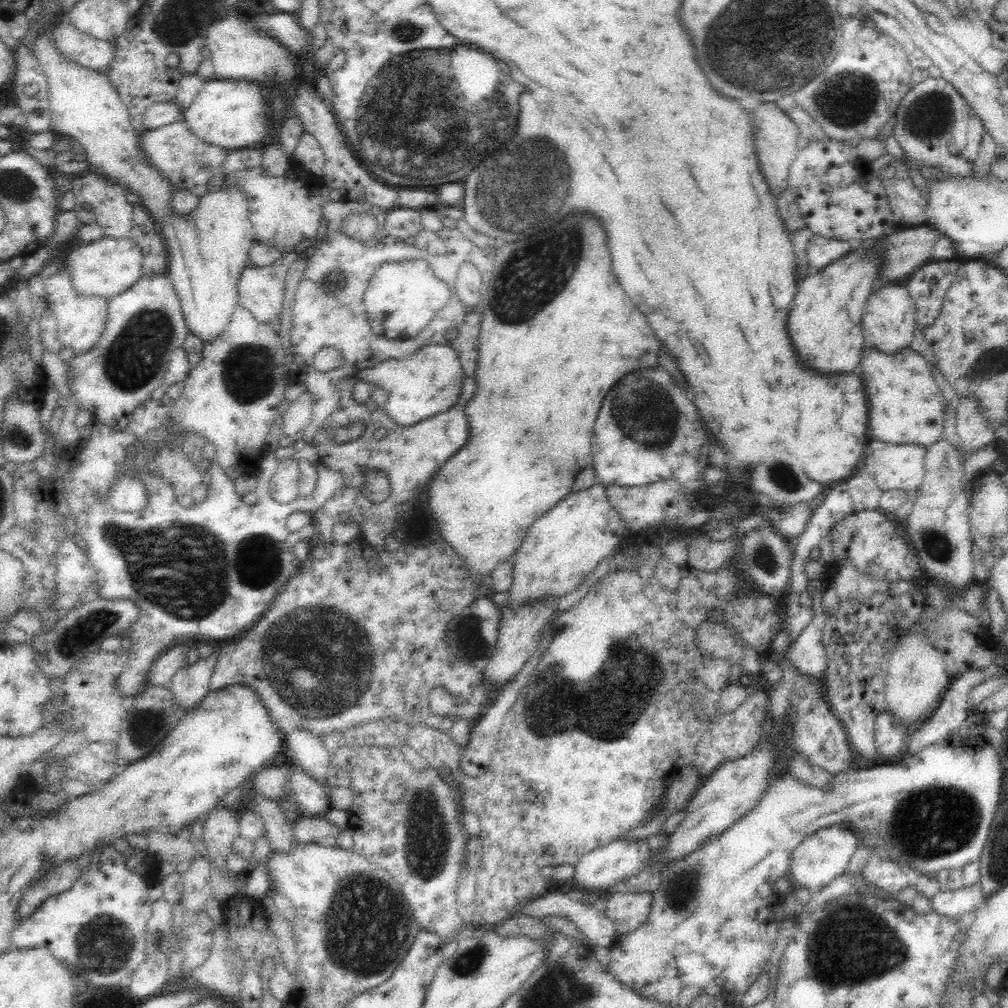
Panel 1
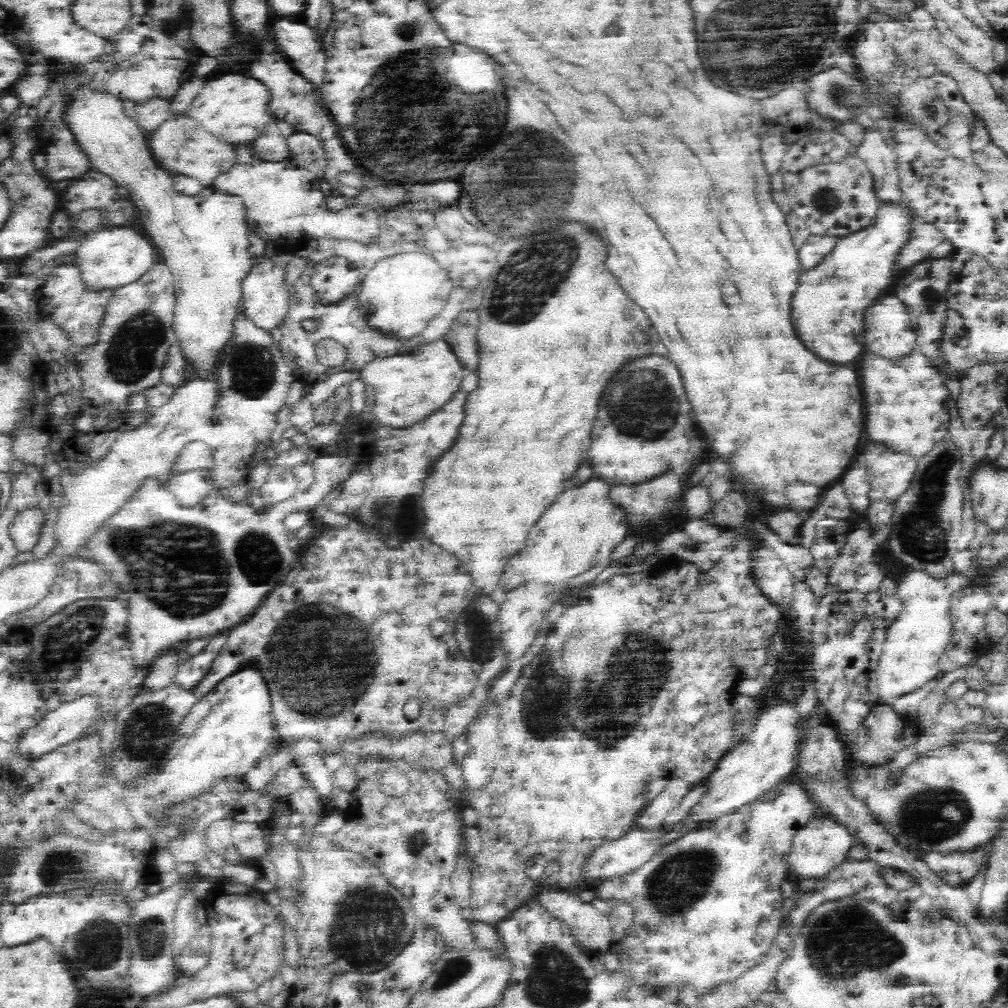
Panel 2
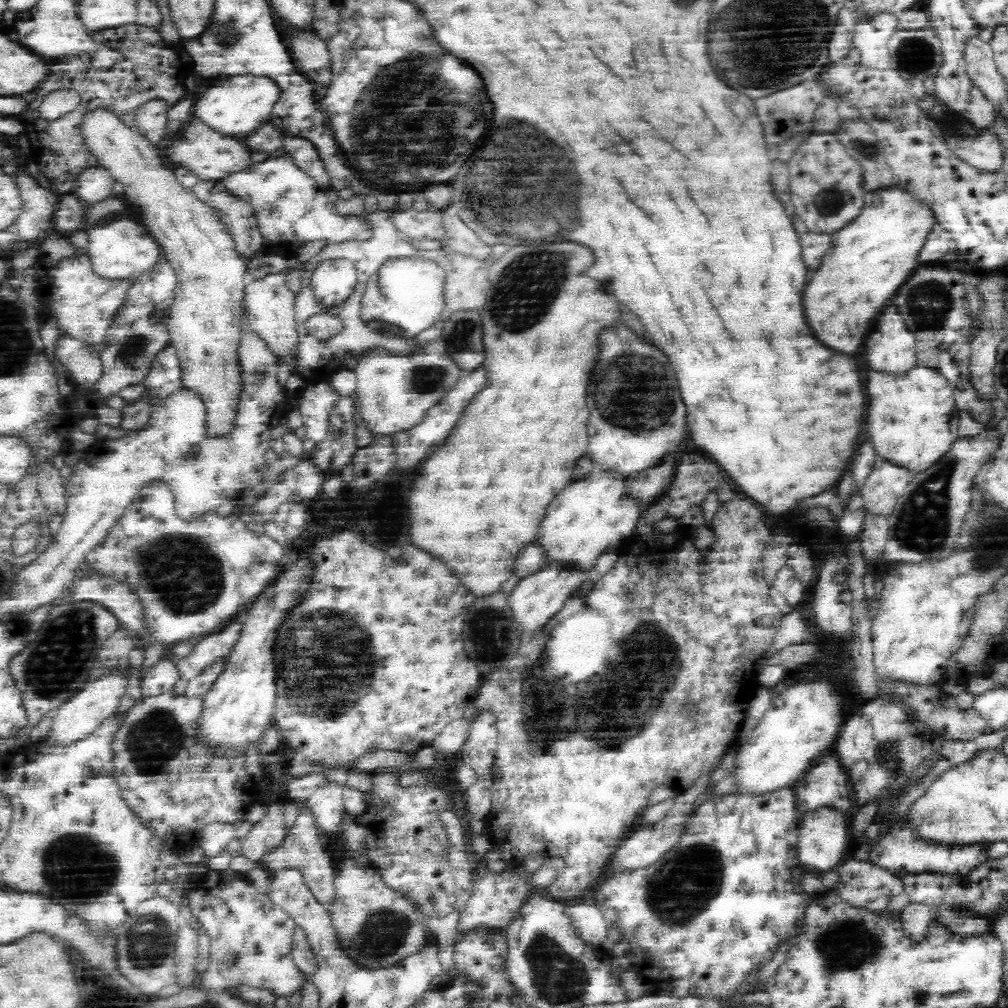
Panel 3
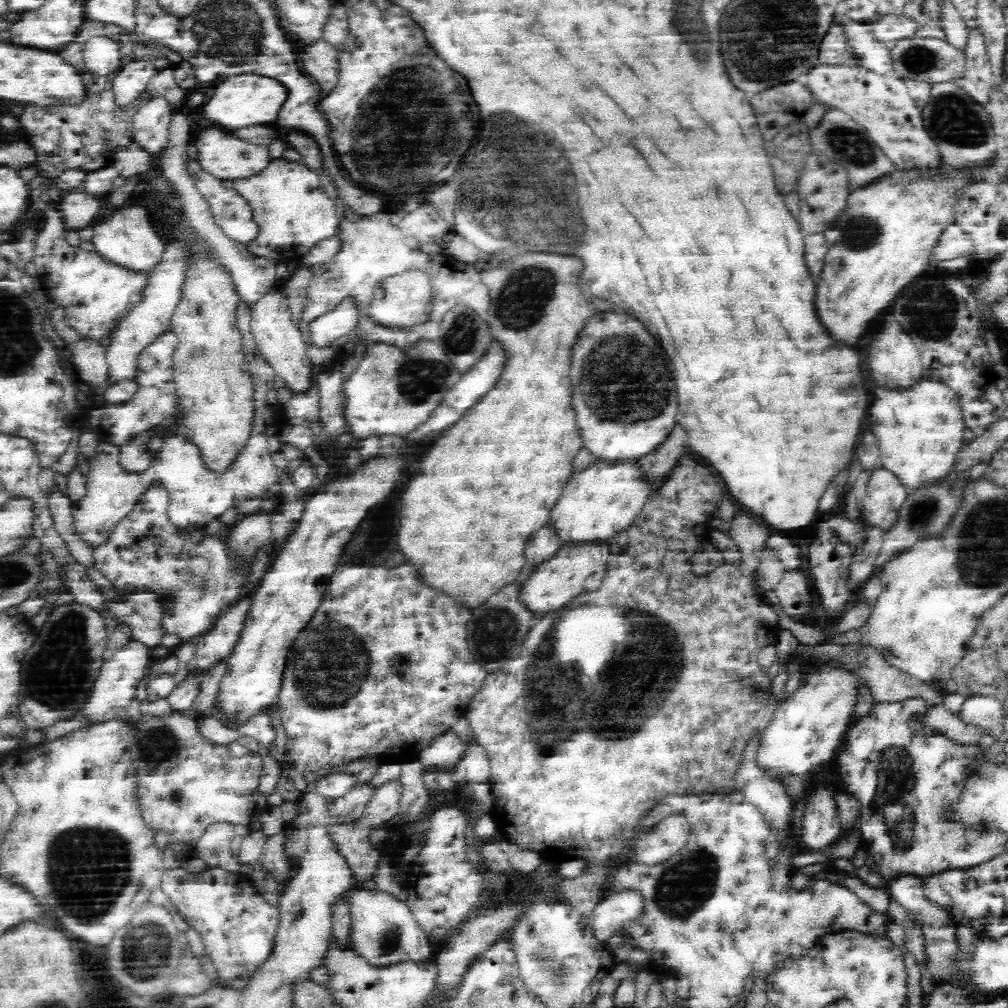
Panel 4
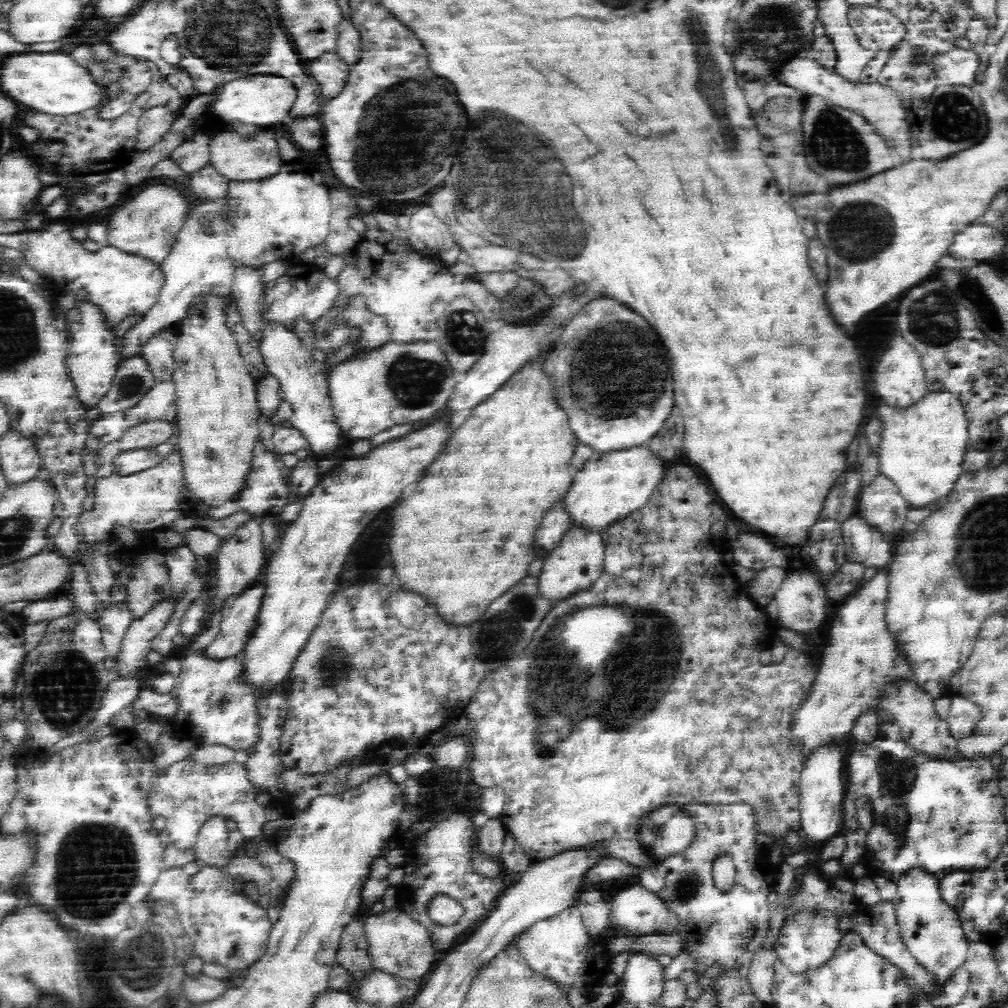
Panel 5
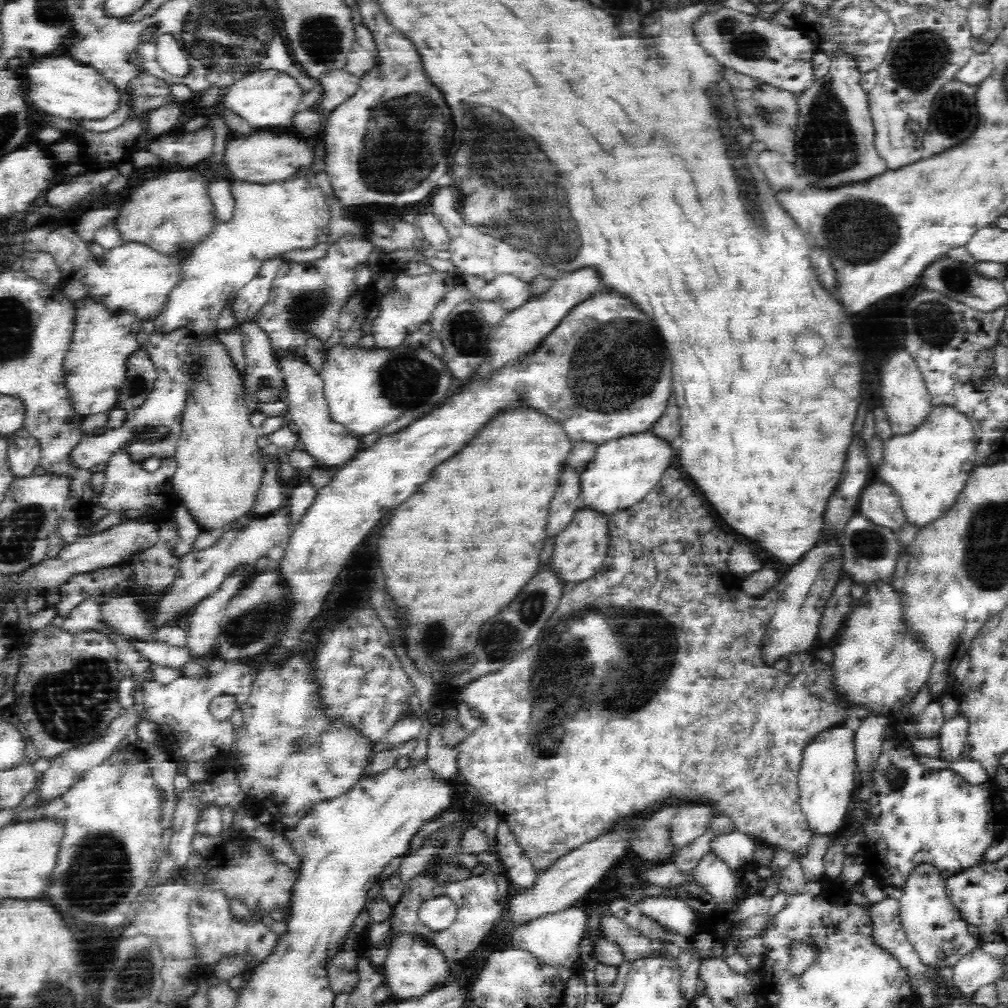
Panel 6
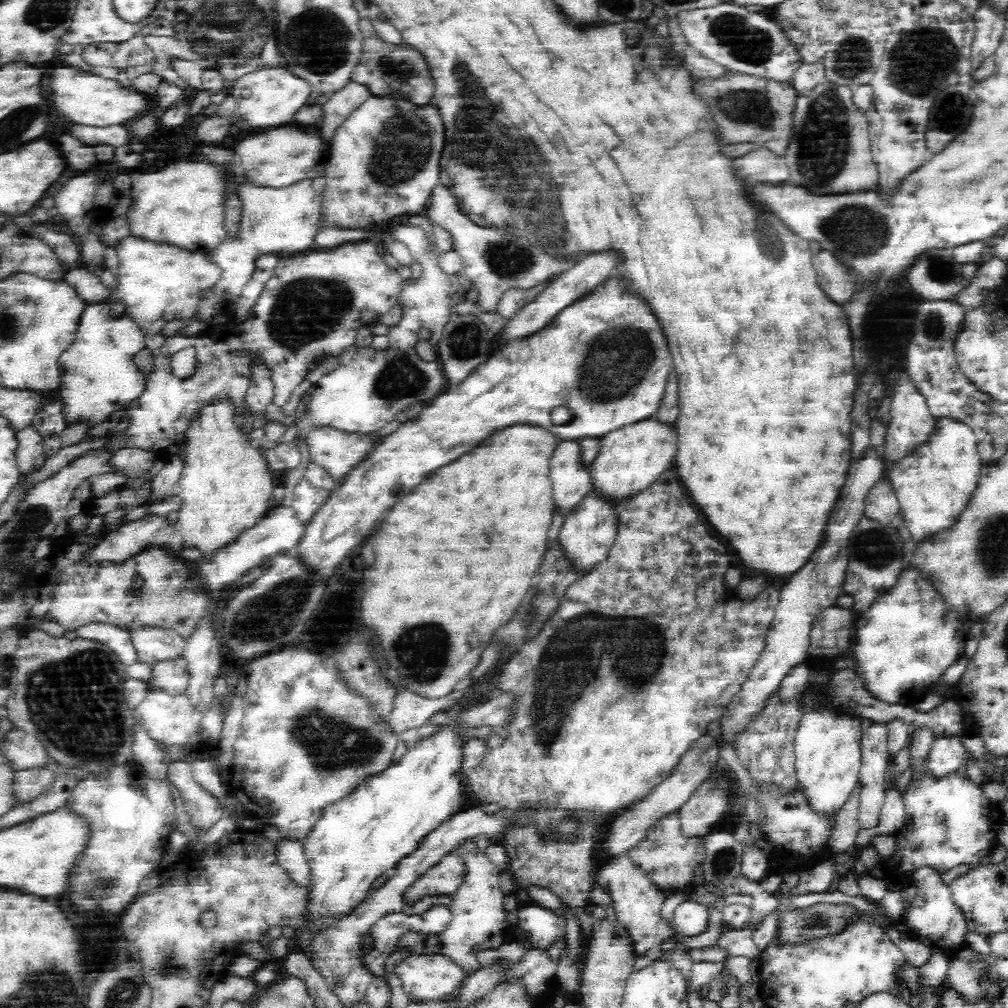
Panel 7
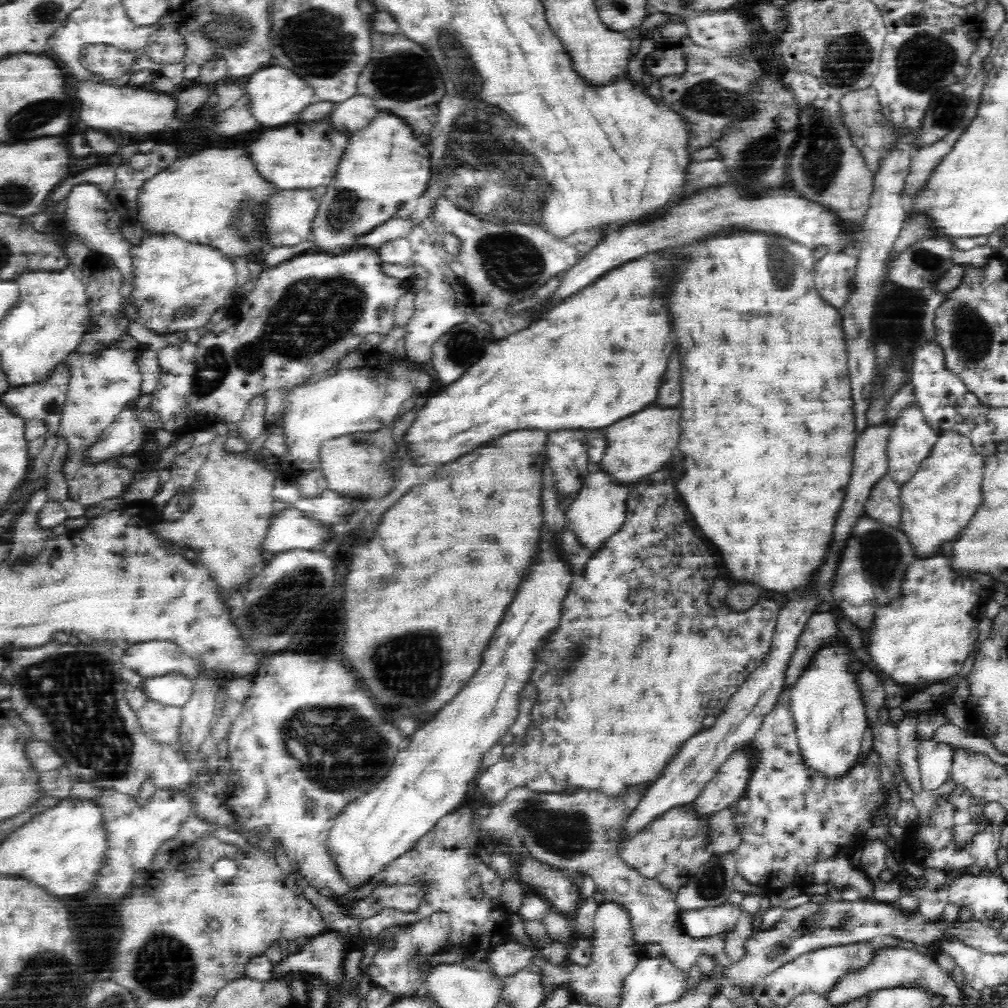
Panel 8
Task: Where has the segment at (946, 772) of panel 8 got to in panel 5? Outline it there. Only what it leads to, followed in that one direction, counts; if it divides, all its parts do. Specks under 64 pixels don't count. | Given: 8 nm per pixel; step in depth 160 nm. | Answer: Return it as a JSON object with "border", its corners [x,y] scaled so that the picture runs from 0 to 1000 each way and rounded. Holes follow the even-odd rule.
{"border":[[[946,688],[943,690],[941,709],[938,713],[944,730],[948,733],[959,731],[974,714],[974,701],[951,688]]]}

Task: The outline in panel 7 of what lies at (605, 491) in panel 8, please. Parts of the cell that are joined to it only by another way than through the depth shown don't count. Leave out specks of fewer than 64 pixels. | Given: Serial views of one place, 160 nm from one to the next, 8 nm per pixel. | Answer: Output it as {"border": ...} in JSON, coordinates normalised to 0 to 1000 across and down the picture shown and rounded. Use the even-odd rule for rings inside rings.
{"border":[[[585,486],[575,500],[567,504],[567,508],[561,513],[552,539],[558,545],[560,555],[571,566],[585,568],[595,558],[603,554],[612,533],[612,512],[608,504],[607,497]]]}

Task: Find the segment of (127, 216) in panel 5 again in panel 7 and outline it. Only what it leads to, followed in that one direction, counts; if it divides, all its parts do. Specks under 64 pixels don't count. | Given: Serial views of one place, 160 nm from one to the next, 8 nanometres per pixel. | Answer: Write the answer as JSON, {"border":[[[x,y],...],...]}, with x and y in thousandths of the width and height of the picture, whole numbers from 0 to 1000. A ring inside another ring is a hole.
{"border":[[[188,159],[177,161],[167,167],[153,169],[153,171],[129,171],[131,202],[123,218],[126,220],[128,232],[153,241],[167,242],[186,248],[206,252],[225,232],[222,224],[222,204],[220,204],[223,188],[223,173],[218,173],[210,163]]]}

